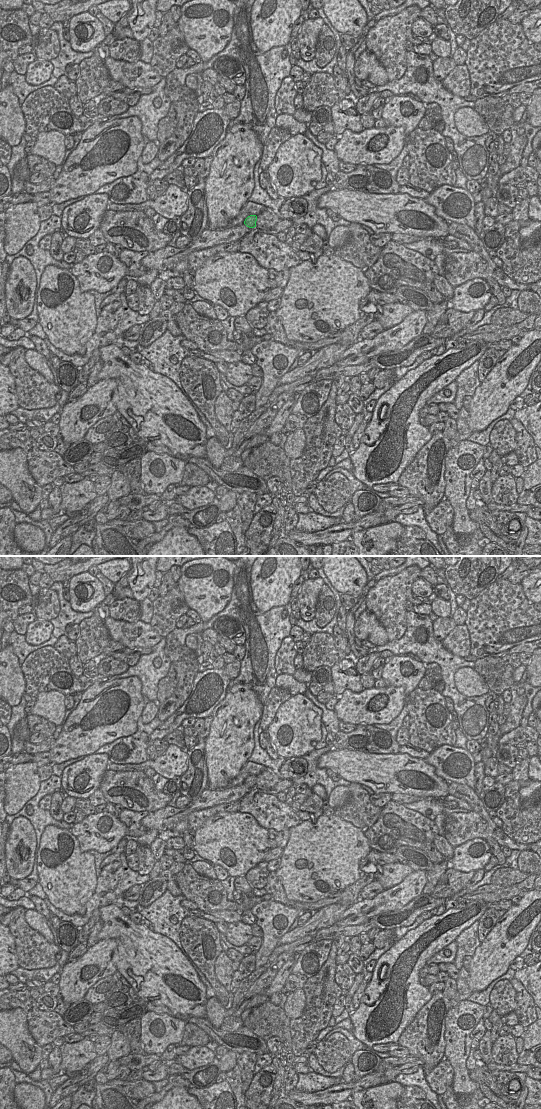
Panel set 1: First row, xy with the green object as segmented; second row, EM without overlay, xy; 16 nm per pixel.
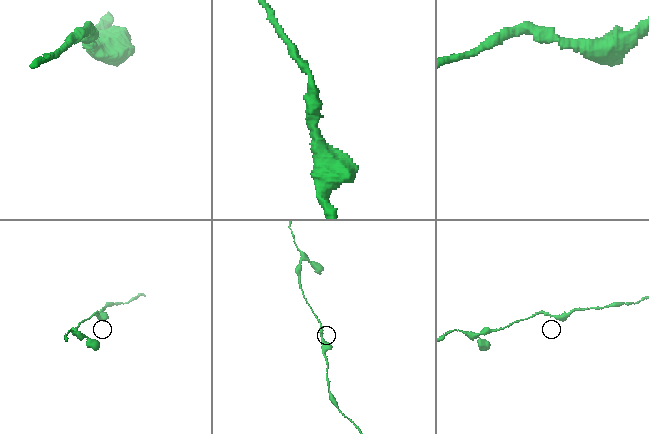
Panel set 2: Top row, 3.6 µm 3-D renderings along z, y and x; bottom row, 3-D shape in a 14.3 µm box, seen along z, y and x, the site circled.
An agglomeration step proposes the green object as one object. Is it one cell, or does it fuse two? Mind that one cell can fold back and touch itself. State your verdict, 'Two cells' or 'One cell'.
One cell.

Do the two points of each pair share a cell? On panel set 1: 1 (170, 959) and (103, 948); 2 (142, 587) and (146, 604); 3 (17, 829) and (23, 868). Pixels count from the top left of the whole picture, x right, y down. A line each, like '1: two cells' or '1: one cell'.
1: two cells
2: two cells
3: one cell

